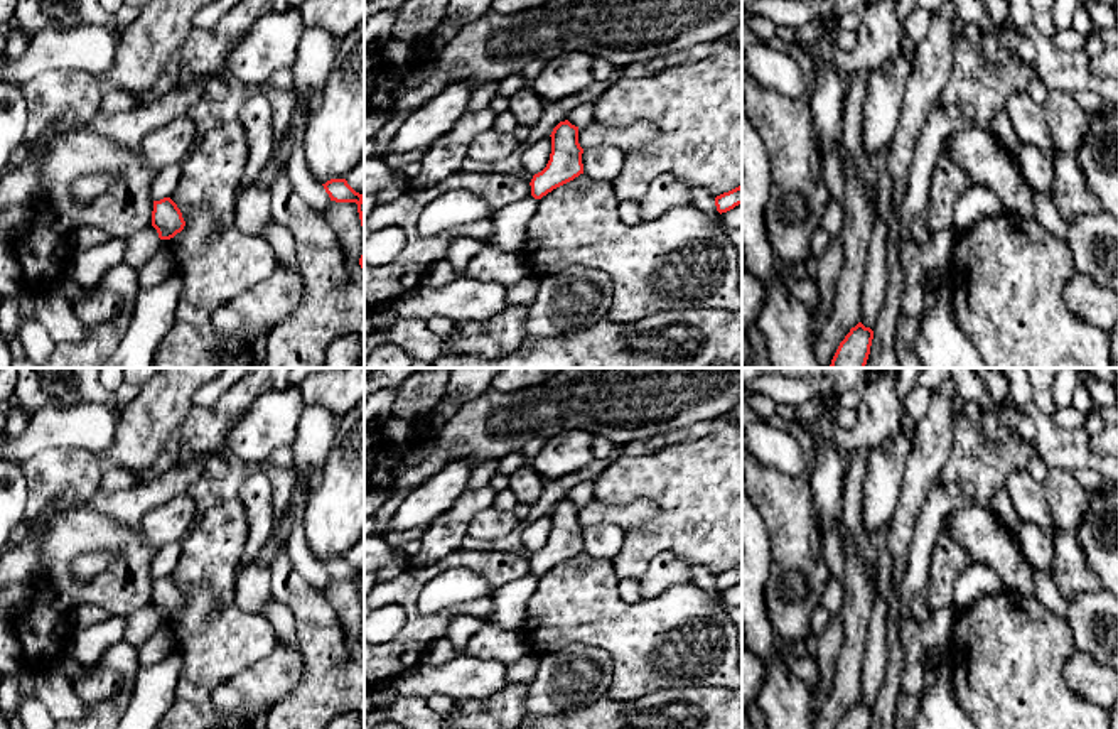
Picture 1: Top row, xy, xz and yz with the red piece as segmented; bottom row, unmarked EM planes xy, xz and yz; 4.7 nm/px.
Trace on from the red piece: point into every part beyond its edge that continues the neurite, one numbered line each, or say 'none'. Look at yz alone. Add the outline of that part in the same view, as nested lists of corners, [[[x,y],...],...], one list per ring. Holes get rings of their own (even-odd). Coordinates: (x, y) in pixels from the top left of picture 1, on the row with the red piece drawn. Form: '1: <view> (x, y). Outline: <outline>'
none

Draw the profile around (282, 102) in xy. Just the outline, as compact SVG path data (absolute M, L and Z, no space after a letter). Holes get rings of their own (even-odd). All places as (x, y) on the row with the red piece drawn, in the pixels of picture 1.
M266 83L261 84L261 93L265 93L271 103L273 150L275 150L283 137L285 128L290 123L295 96L290 89L287 91L273 89Z

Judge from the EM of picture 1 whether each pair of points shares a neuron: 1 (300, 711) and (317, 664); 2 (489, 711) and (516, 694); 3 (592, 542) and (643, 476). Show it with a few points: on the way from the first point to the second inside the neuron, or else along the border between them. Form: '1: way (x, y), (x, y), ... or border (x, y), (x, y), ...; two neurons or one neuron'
1: way (312, 699), (317, 694), (317, 675); one neuron
2: way (496, 711), (510, 701); one neuron
3: border (626, 530), (623, 547), (611, 561); two neurons

